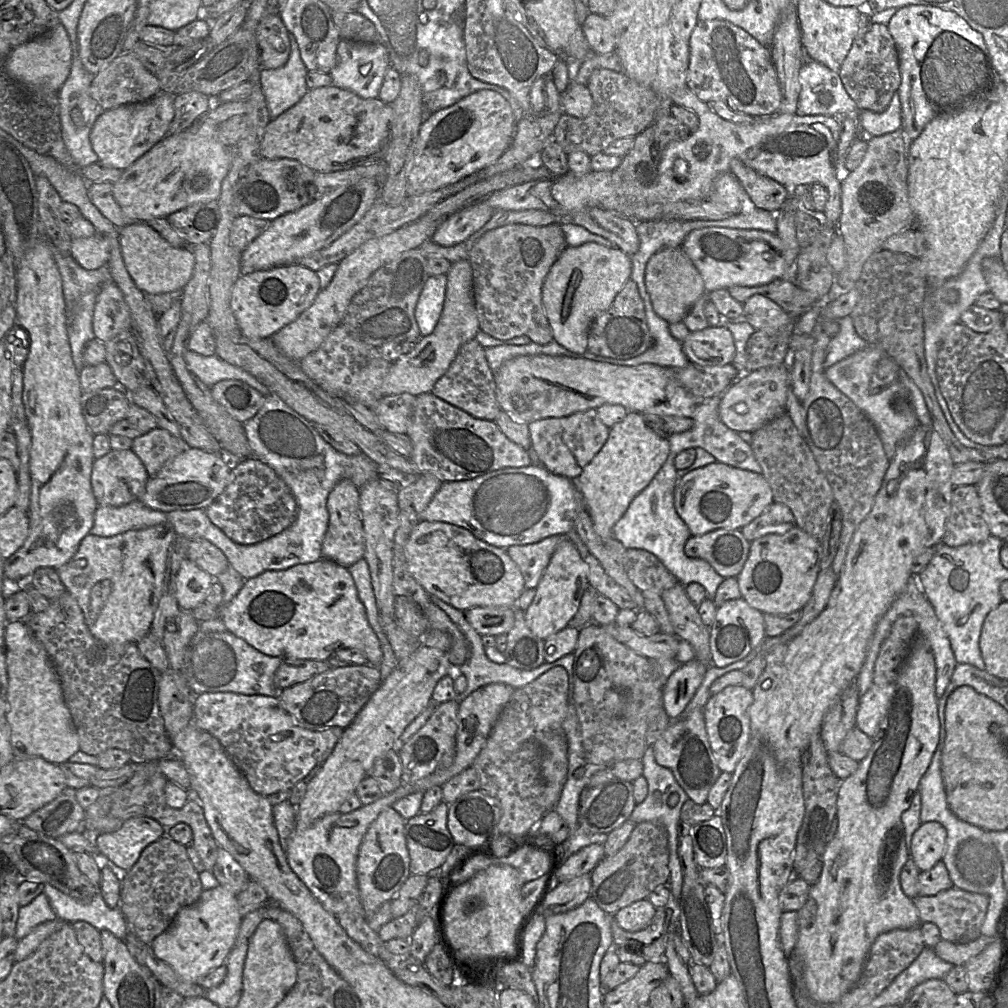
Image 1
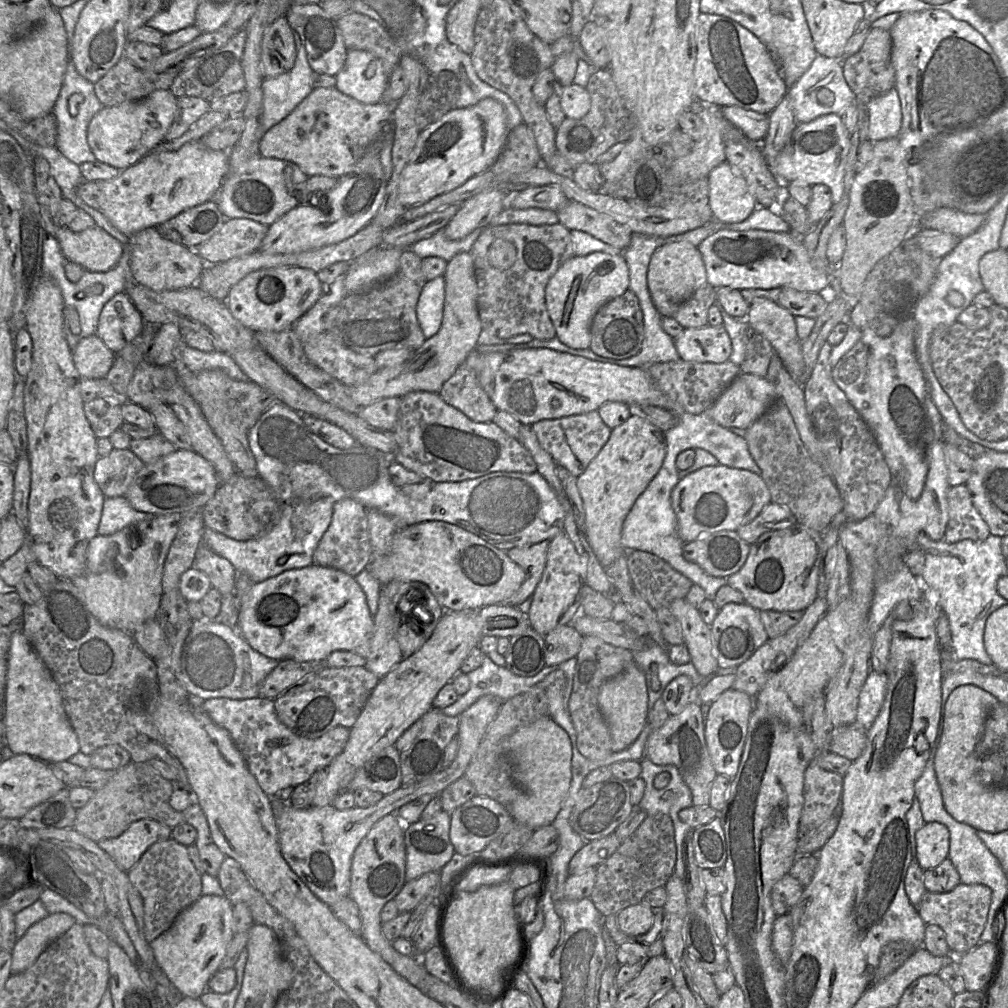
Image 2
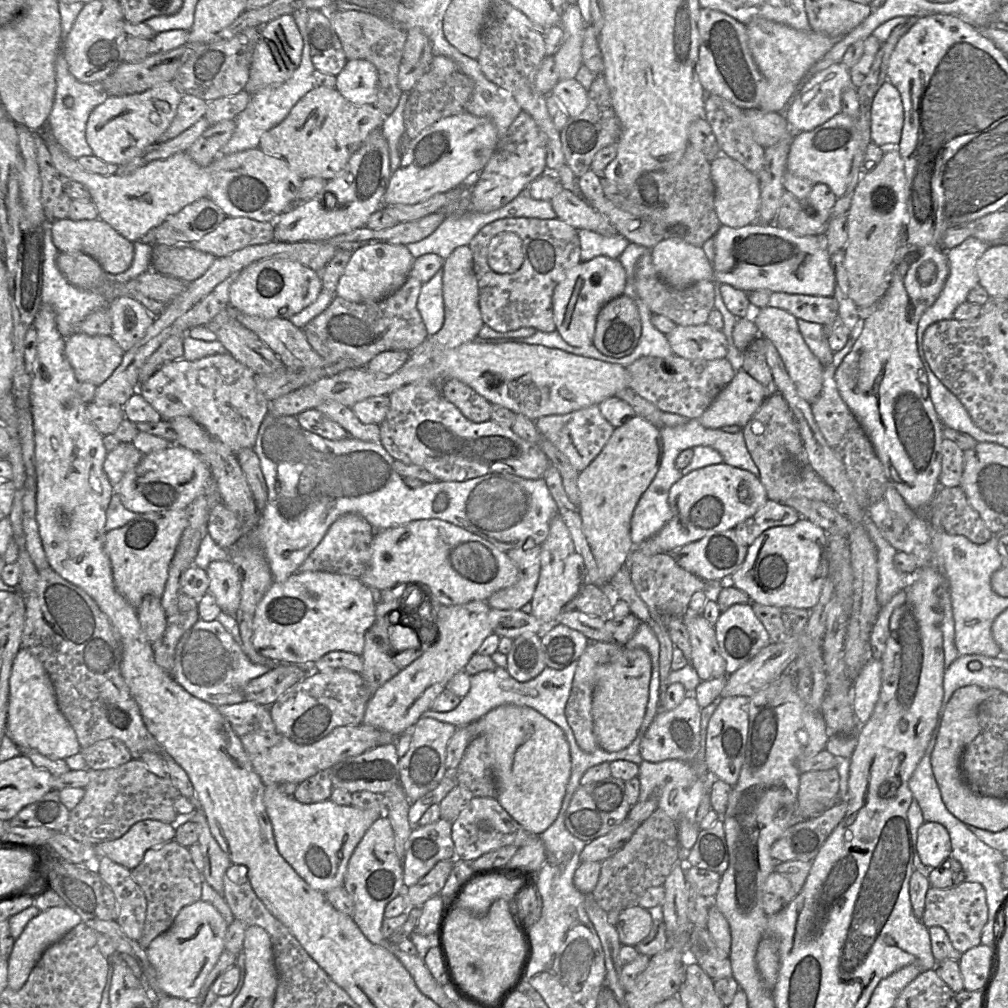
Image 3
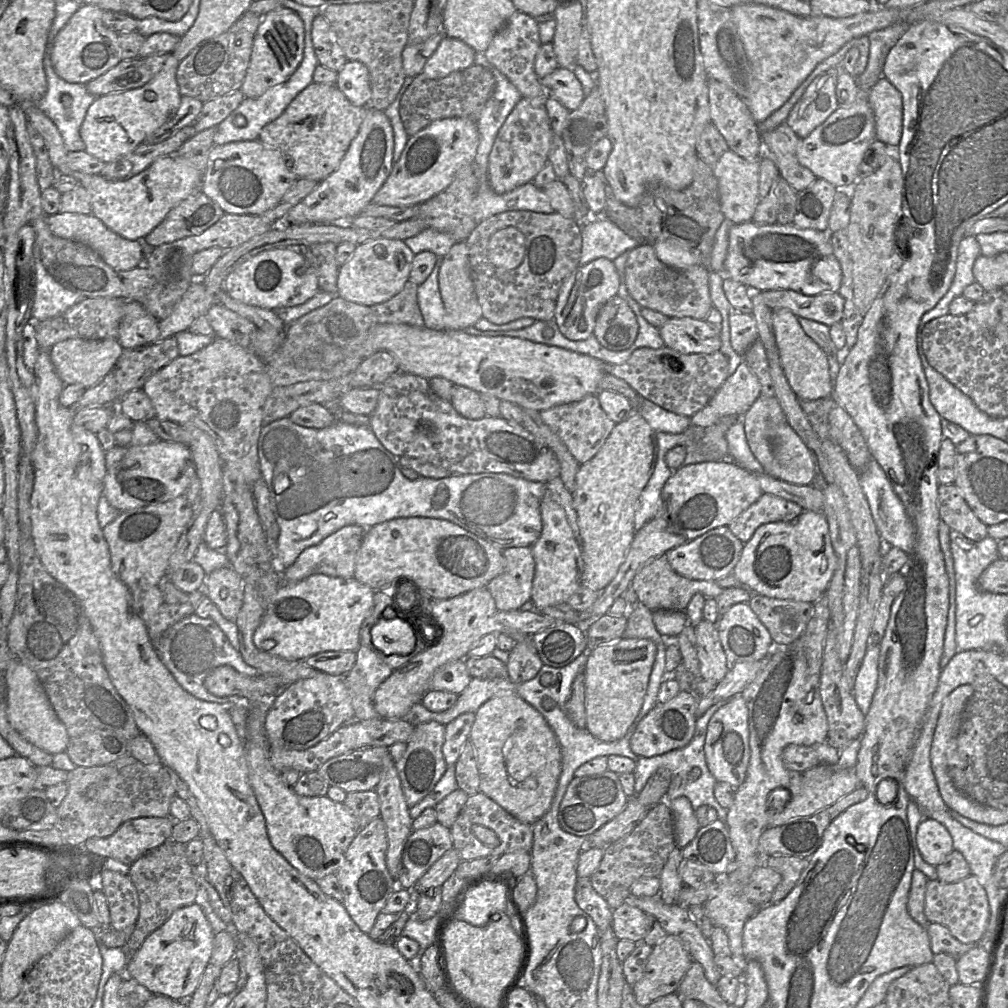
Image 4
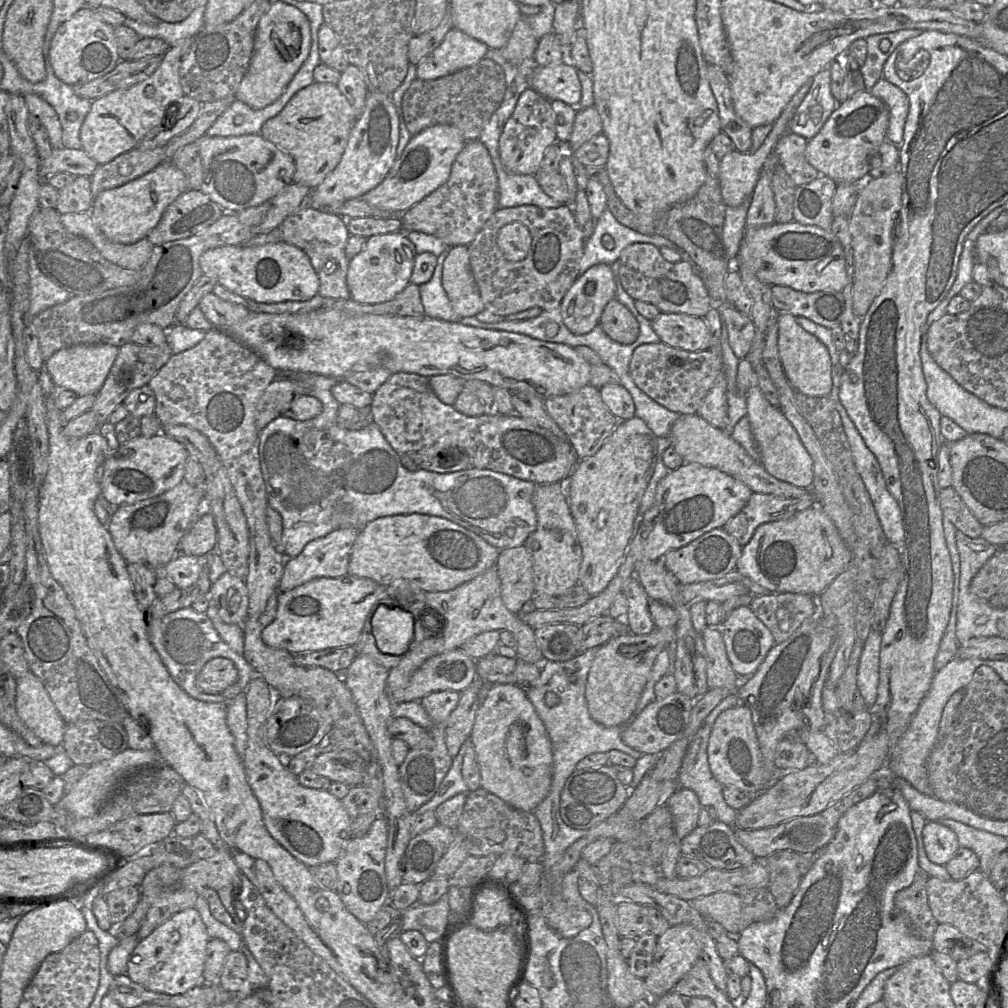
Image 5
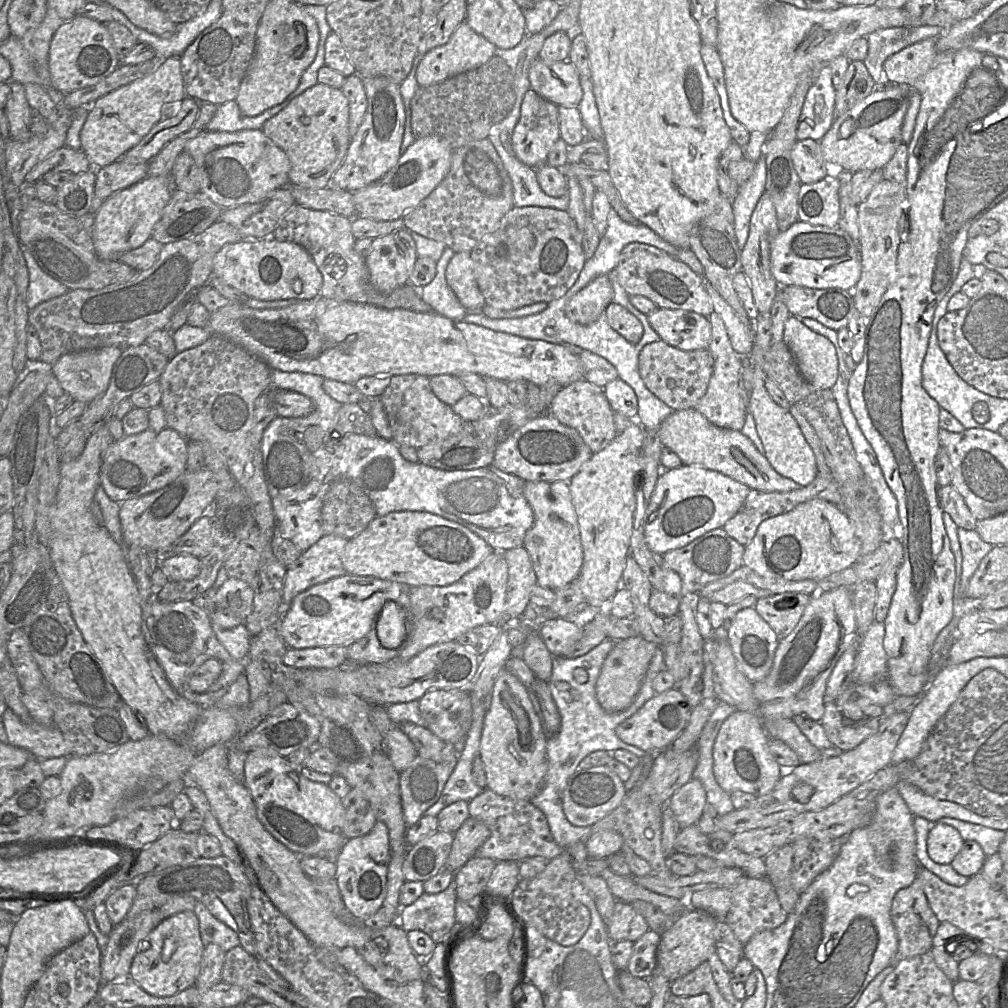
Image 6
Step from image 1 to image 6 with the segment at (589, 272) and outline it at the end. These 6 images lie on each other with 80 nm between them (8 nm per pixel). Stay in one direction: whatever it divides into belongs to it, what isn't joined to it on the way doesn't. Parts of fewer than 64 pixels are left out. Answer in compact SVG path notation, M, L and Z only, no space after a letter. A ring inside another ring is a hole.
M601 275L571 297L565 315L572 322L589 325L595 322L612 302L613 288L609 277Z

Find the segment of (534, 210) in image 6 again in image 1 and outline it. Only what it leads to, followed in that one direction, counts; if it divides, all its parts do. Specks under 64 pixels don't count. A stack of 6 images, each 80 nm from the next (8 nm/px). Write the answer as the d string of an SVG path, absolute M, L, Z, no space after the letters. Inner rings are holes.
M559 222L545 227L507 225L489 231L478 239L470 251L469 262L480 330L499 340L527 336L536 344L549 344L553 340L553 333L543 308L542 286L551 267L566 248Z

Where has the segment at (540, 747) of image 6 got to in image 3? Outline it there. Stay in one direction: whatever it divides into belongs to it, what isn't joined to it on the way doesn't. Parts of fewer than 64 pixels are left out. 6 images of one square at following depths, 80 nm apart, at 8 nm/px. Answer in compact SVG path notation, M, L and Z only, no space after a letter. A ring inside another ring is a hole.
M515 704L500 705L482 716L479 720L472 722L468 726L469 742L471 741L471 735L475 738L480 735L484 735L487 741L487 749L490 758L491 768L495 780L496 787L496 800L499 804L509 813L509 815L517 821L524 829L533 835L539 835L544 832L557 818L560 809L562 807L563 799L566 794L567 784L571 775L571 756L569 743L563 730L557 726L554 722L547 719L541 713L535 709L527 706L518 706Z

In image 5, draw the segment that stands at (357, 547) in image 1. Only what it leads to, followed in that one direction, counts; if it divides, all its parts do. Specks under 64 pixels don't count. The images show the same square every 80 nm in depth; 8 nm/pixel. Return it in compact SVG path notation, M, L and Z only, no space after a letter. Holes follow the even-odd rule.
M343 528L309 542L295 558L286 559L279 583L280 593L290 591L317 578L337 578L348 575L348 566L353 545L360 529Z

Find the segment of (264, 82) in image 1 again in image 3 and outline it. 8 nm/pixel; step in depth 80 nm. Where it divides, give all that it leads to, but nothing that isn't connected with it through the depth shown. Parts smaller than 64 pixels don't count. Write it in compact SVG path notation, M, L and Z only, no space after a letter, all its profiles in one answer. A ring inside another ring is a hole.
M307 31L301 35L303 49L301 62L291 77L282 84L267 86L255 94L250 95L246 108L239 113L234 121L235 131L228 143L220 149L220 155L233 154L252 148L260 148L261 136L274 126L282 122L293 106L316 85L314 81L314 65L311 60Z

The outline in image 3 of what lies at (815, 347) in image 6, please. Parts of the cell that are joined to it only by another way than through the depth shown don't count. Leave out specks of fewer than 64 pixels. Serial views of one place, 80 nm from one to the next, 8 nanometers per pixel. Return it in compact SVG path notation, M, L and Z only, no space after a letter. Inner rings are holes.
M766 307L754 311L753 322L759 335L770 340L776 347L798 394L812 404L823 387L824 366L806 344L798 328L797 319L783 309Z

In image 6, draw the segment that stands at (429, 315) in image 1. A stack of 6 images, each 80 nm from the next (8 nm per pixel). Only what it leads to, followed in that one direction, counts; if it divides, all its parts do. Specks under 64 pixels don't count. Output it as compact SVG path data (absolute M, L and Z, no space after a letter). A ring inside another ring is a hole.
M446 247L437 261L436 275L420 290L420 297L430 306L432 312L452 320L463 320L467 310L461 305L446 281L446 268L455 251Z

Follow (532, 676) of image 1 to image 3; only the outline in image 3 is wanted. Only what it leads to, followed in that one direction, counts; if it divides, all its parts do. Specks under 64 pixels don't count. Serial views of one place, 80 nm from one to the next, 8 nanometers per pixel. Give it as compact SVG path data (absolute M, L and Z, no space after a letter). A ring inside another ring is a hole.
M497 666L493 670L485 670L485 671L478 672L476 674L469 676L470 689L464 697L460 698L460 702L458 703L458 705L456 707L454 707L452 710L447 711L447 712L435 712L435 711L428 710L422 714L422 717L432 718L437 721L450 723L456 727L468 726L472 722L479 720L482 716L484 716L490 710L492 710L500 705L504 705L504 704L520 705L520 698L521 697L518 695L523 695L523 694L527 694L527 693L531 693L531 695L536 695L537 688L542 689L542 684L550 684L550 685L554 685L554 686L559 686L561 684L561 678L559 676L560 673L556 672L554 670L560 670L560 669L555 669L555 668L551 668L551 667L546 666L538 676L536 676L535 678L533 678L531 680L525 681L525 682L519 682L519 681L515 680L514 678L512 678L509 675L509 673L507 672L507 670L505 668L499 667L499 666Z

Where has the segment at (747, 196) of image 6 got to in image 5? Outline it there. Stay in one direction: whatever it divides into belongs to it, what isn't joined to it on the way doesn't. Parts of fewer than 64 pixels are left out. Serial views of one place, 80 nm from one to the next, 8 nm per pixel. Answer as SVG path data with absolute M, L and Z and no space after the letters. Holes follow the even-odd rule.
M751 197L741 205L727 207L723 226L723 240L730 258L735 259L740 251L746 231L746 217Z

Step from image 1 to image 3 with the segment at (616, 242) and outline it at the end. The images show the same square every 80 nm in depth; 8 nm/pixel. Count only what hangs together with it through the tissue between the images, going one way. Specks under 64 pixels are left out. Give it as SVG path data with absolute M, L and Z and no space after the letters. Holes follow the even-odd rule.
M561 188L550 203L557 218L578 229L587 229L601 235L617 233L610 221L594 209L581 195Z

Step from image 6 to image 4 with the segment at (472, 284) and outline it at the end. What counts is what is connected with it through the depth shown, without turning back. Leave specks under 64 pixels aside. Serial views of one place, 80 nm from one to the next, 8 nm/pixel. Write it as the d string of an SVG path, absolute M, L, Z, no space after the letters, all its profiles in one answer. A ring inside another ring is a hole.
M457 242L443 256L440 266L439 290L445 307L445 330L465 330L482 317L482 309L475 292L469 265L469 249L465 242Z

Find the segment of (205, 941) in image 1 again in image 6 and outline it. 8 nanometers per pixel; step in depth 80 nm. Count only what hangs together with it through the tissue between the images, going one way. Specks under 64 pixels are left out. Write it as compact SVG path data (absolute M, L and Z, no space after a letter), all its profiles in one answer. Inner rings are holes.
M193 911L173 914L142 940L132 960L129 977L153 996L175 995L195 984L204 948L196 914Z

